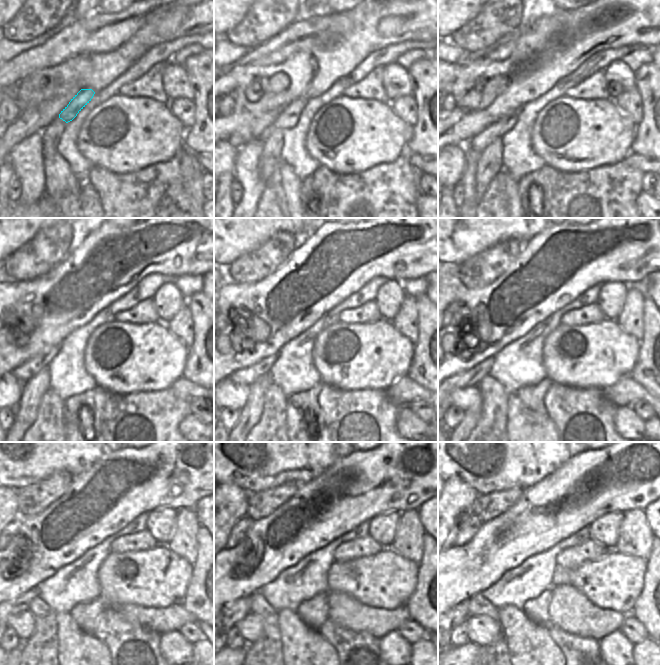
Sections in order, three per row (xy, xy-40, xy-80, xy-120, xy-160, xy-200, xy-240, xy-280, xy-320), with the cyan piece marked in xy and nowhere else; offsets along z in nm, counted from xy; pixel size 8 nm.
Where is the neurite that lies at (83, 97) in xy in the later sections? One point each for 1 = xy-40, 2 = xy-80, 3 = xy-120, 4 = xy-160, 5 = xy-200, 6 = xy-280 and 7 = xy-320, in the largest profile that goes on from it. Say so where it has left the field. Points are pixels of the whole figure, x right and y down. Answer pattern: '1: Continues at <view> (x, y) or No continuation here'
1: Continues at xy-40 (288, 117)
2: Continues at xy-80 (499, 128)
3: Continues at xy-120 (30, 368)
4: Continues at xy-160 (248, 376)
5: Continues at xy-200 (471, 378)
6: Continues at xy-280 (234, 611)
7: Continues at xy-320 (458, 614).

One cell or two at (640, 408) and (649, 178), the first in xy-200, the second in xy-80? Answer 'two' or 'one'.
one

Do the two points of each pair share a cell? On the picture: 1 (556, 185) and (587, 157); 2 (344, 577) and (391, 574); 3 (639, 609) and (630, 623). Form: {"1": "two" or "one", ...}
{"1": "two", "2": "one", "3": "two"}

